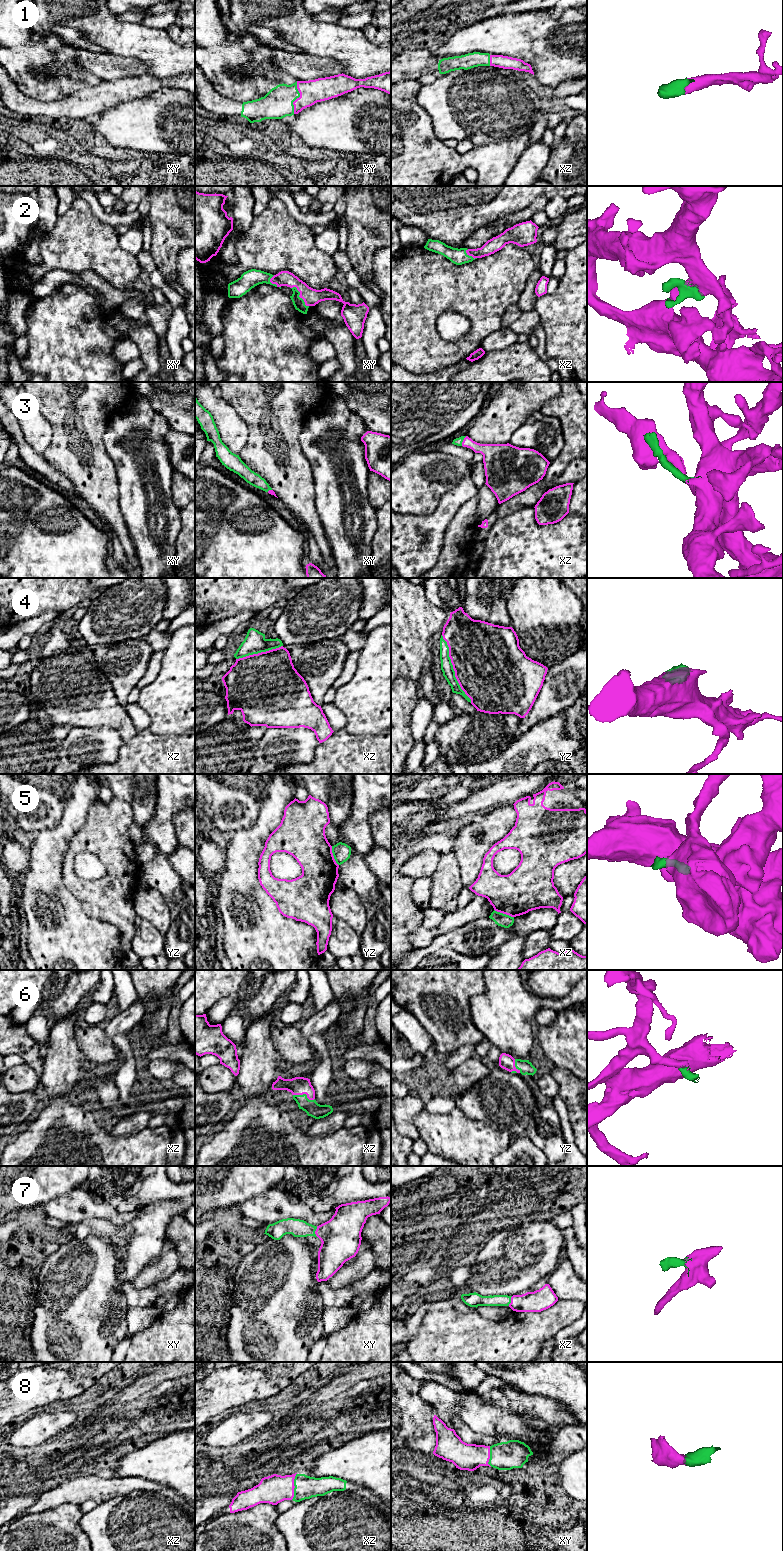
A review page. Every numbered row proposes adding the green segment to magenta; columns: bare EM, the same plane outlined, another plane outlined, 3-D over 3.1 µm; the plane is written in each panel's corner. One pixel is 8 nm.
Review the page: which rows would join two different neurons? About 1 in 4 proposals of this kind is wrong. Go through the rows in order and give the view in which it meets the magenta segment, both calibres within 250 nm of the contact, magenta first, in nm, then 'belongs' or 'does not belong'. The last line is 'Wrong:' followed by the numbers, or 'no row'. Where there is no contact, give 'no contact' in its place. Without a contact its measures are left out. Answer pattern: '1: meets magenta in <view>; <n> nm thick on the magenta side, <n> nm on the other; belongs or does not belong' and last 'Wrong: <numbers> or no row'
1: meets magenta in xy; 190 nm thick on the magenta side, 240 nm on the other; belongs
2: meets magenta in xy; 140 nm thick on the magenta side, 90 nm on the other; belongs
3: meets magenta in xz; 150 nm thick on the magenta side, 60 nm on the other; belongs
4: meets magenta in yz; 500 nm thick on the magenta side, 100 nm on the other; belongs
5: meets magenta in xz; 360 nm thick on the magenta side, 110 nm on the other; does not belong
6: meets magenta in xz; 140 nm thick on the magenta side, 120 nm on the other; belongs
7: meets magenta in xy; 320 nm thick on the magenta side, 140 nm on the other; belongs
8: meets magenta in xz; 220 nm thick on the magenta side, 190 nm on the other; belongs
Wrong: 5

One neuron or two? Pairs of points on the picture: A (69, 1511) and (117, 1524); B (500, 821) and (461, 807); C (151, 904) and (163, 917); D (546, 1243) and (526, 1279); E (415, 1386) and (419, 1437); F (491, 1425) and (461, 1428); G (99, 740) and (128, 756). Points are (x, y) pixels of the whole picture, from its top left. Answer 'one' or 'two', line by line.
A: two
B: two
C: one
D: one
E: one
F: two
G: two

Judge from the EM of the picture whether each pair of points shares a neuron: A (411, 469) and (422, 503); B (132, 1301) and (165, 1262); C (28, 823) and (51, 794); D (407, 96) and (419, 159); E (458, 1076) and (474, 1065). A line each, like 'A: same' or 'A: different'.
A: same
B: different
C: same
D: same
E: same

